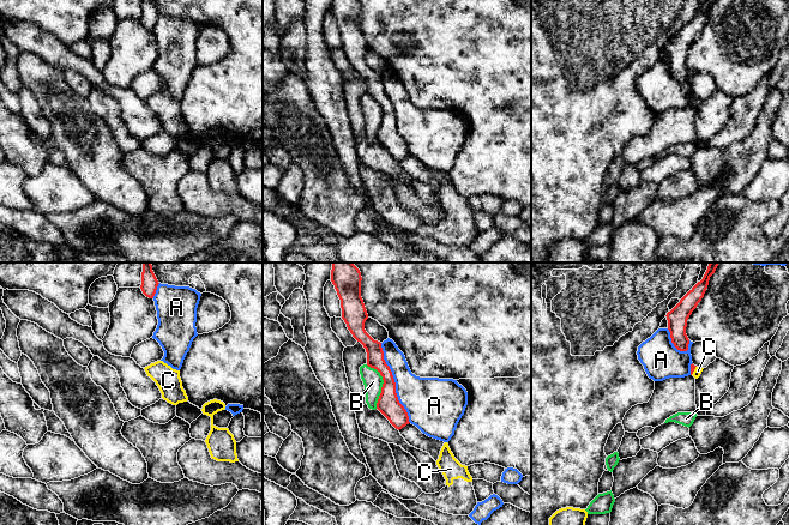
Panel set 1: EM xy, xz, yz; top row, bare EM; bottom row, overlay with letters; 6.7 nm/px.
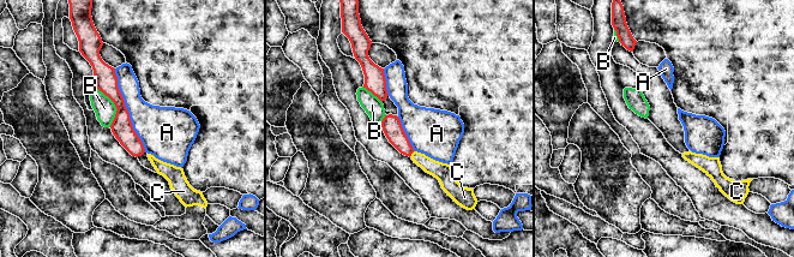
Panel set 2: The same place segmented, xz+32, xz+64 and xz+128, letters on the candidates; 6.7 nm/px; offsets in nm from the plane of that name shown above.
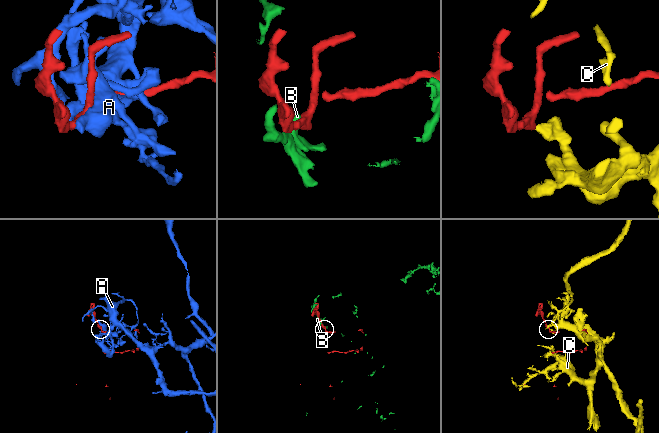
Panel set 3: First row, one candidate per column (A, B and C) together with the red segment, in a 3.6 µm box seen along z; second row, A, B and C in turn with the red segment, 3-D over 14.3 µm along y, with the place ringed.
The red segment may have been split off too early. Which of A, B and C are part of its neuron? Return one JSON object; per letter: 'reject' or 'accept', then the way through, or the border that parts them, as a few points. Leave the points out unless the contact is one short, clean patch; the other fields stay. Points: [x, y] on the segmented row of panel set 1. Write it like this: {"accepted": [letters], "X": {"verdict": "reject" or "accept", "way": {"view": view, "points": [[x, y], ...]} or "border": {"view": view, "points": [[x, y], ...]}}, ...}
{"accepted": [], "A": {"verdict": "reject"}, "B": {"verdict": "reject"}, "C": {"verdict": "reject", "border": {"view": "yz", "points": [[696, 366], [691, 374]]}}}

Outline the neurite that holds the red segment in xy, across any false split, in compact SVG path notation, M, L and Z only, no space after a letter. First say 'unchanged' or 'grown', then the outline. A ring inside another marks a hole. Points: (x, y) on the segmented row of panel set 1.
unchanged | M143 262L141 285L140 285L143 294L149 298L153 298L158 284L159 283L152 271L151 262Z

